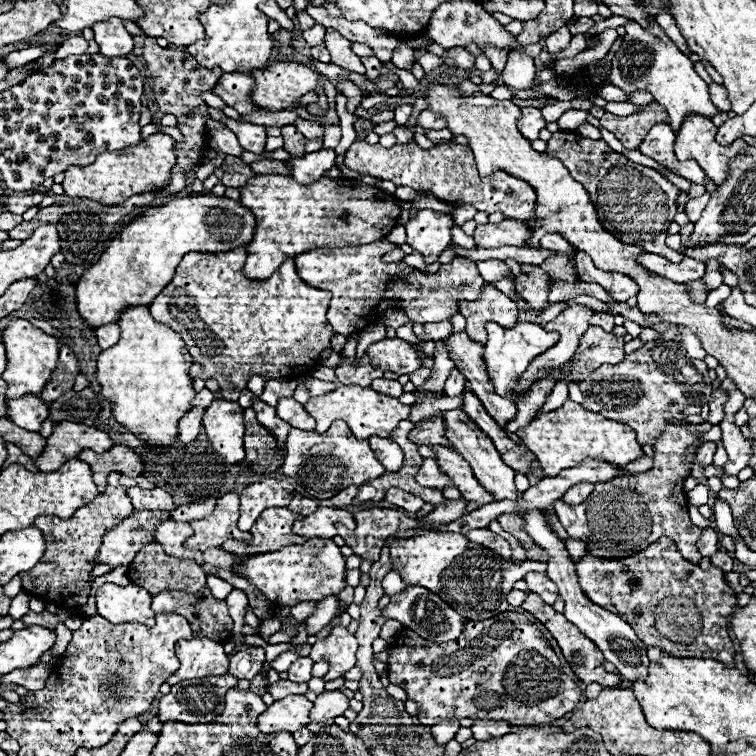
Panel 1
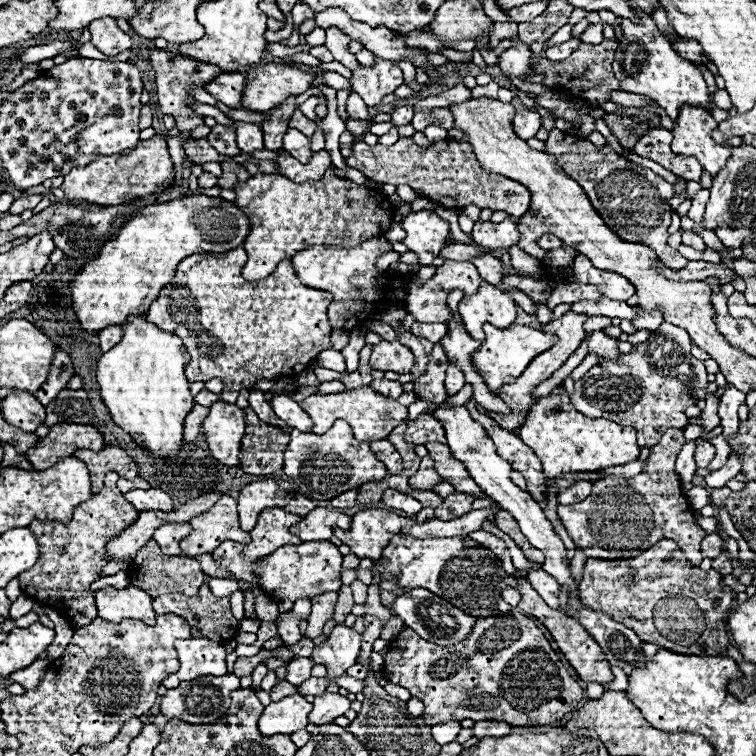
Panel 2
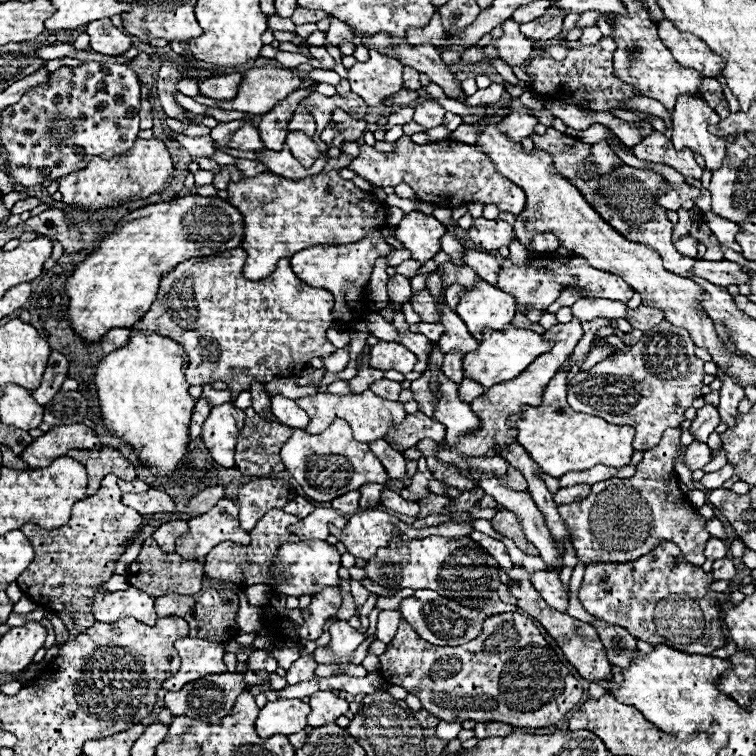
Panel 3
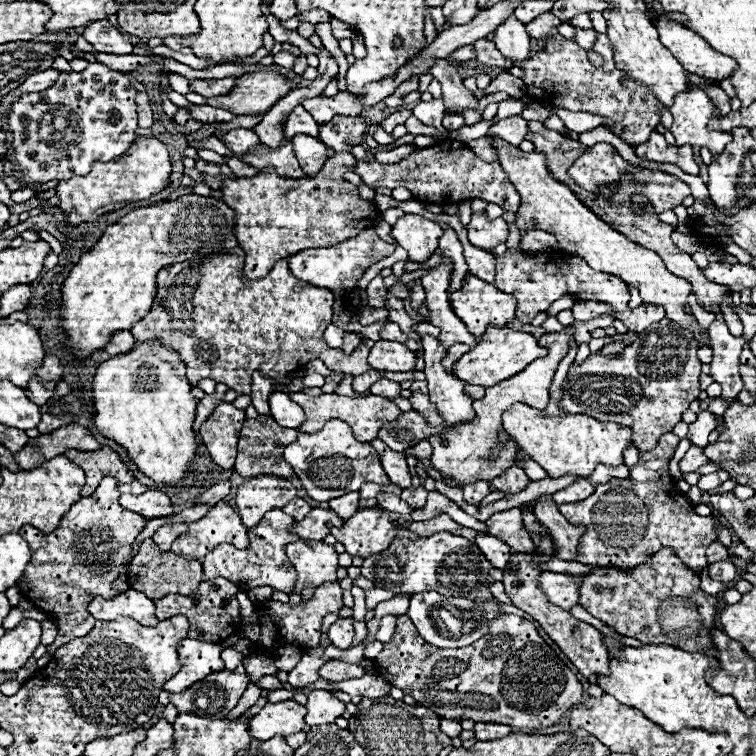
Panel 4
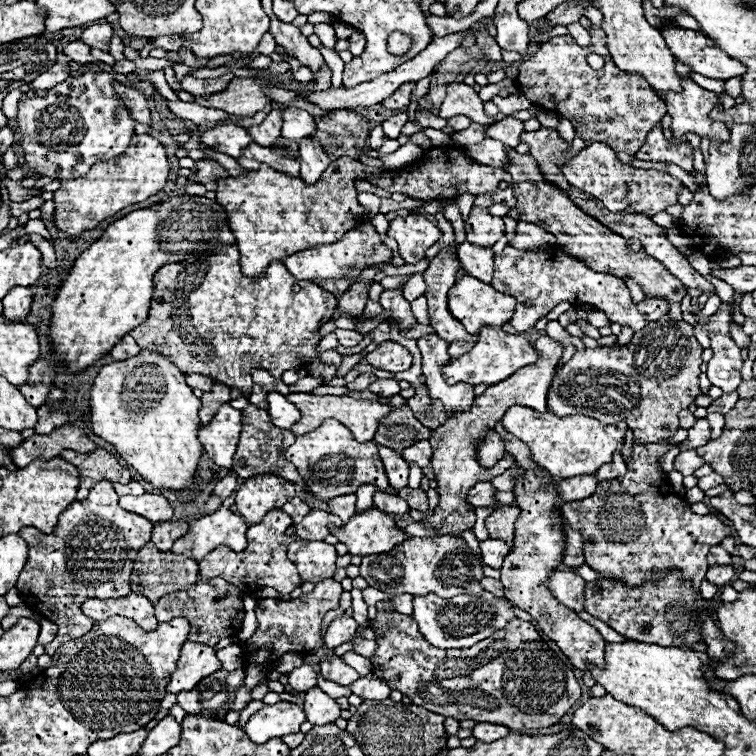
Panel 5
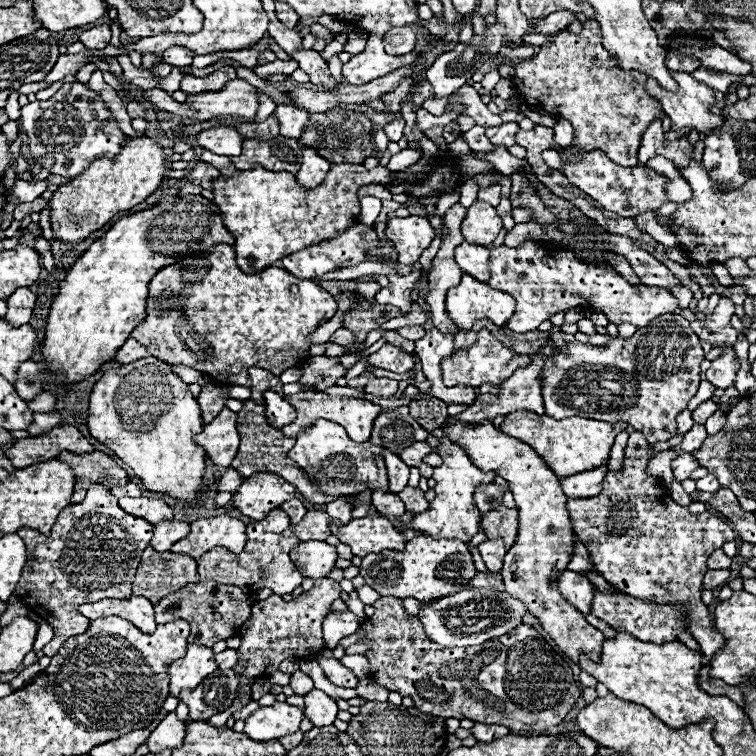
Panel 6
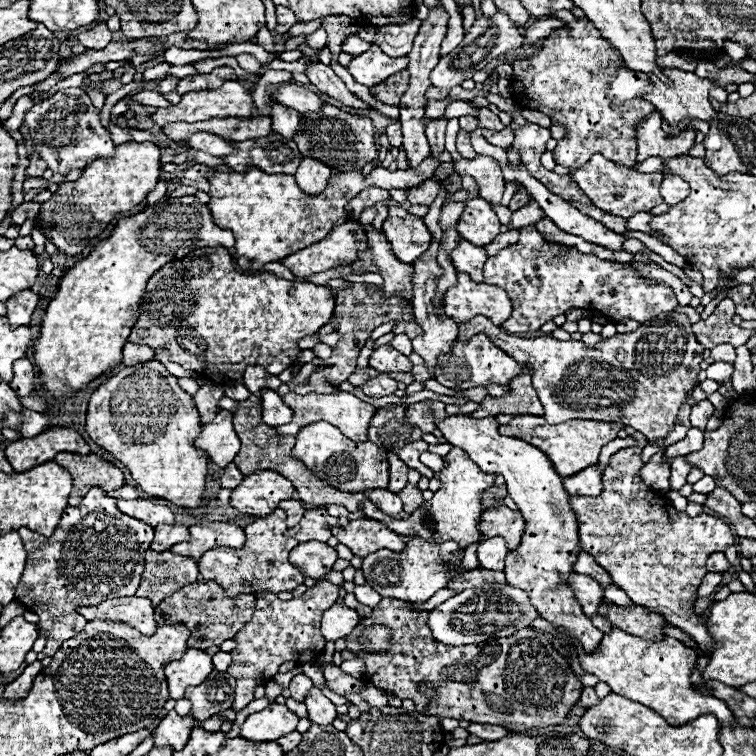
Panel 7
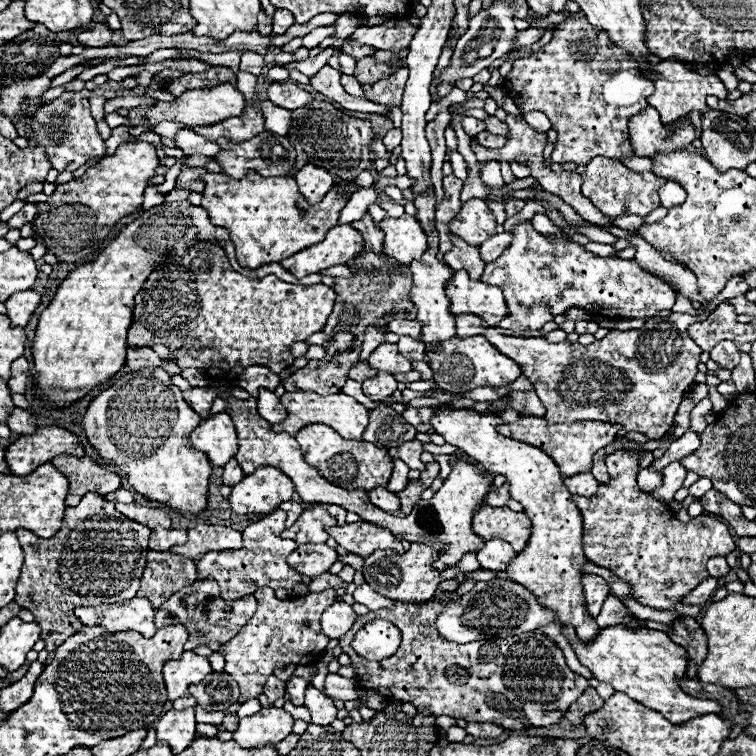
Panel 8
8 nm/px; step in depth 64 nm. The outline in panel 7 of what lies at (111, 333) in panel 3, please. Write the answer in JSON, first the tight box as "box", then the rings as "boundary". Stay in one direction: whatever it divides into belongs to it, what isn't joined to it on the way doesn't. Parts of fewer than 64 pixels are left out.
{"box":[122,342,154,366],"boundary":[[[126,342],[122,348],[122,364],[130,366],[130,364],[140,364],[144,360],[154,360],[154,352],[148,346],[140,346],[134,342]]]}

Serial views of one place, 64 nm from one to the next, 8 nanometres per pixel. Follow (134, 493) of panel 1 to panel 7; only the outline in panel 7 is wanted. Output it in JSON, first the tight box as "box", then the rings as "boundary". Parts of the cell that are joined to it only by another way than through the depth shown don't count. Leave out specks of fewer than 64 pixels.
{"box":[118,498,174,526],"boundary":[[[142,498],[118,500],[118,508],[122,512],[126,512],[128,516],[134,516],[136,520],[142,520],[142,522],[146,522],[150,526],[160,524],[160,522],[174,524],[172,510],[168,506],[162,506],[162,504],[152,504],[150,500],[142,500]]]}

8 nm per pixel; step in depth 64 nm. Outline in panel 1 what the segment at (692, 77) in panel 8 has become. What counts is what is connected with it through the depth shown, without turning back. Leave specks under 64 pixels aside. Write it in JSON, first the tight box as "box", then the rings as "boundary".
{"box":[674,116,748,184],"boundary":[[[692,116],[690,120],[686,120],[686,124],[682,124],[682,132],[676,132],[676,144],[674,144],[674,152],[676,152],[678,160],[696,160],[714,184],[722,184],[726,180],[726,176],[730,172],[730,160],[736,158],[740,154],[740,150],[744,150],[744,148],[748,148],[748,146],[742,140],[736,140],[734,144],[730,144],[730,148],[720,146],[714,140],[712,120],[706,120],[704,116]]]}

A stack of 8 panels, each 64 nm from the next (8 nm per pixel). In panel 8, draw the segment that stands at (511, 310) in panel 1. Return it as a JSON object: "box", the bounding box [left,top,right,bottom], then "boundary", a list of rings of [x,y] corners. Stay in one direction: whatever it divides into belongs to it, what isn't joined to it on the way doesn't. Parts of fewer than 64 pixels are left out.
{"box":[446,272,506,326],"boundary":[[[454,272],[452,282],[446,288],[446,296],[450,300],[450,312],[456,316],[476,314],[490,326],[498,326],[498,322],[506,316],[502,288],[470,280],[466,272]]]}

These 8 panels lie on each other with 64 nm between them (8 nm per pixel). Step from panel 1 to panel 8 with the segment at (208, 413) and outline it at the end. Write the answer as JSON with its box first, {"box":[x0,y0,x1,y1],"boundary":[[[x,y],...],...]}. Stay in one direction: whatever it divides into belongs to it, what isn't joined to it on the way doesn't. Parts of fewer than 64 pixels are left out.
{"box":[190,412,238,466],"boundary":[[[218,412],[204,420],[190,436],[190,442],[196,450],[206,452],[214,466],[224,466],[238,452],[236,430],[226,412]]]}

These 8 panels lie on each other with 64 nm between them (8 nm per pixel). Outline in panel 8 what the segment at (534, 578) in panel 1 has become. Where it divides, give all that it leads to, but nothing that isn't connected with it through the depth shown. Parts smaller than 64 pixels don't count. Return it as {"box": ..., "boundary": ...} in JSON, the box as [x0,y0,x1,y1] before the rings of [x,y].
{"box":[580,574,610,618],"boundary":[[[584,574],[584,576],[580,578],[580,584],[582,584],[582,590],[584,590],[584,600],[586,600],[588,614],[596,618],[596,616],[600,614],[602,602],[604,602],[606,596],[610,594],[608,584],[604,582],[604,578],[594,576],[594,574]]]}

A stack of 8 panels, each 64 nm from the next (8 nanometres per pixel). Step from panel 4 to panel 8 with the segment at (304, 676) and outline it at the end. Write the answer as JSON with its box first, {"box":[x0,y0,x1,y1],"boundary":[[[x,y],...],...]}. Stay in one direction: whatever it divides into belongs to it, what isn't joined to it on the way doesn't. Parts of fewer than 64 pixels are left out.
{"box":[286,676,310,706],"boundary":[[[300,676],[292,678],[290,682],[286,682],[286,692],[290,694],[290,700],[292,700],[296,706],[302,706],[304,692],[306,692],[308,686],[310,686],[310,682],[304,680],[304,678],[300,678]]]}

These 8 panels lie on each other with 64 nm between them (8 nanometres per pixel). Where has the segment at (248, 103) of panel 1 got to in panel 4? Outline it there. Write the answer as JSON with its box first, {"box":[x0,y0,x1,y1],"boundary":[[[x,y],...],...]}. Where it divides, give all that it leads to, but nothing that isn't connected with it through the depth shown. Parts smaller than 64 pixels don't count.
{"box":[190,76,236,98],"boundary":[[[230,76],[230,78],[222,78],[222,80],[190,80],[192,84],[192,90],[196,94],[202,94],[204,98],[206,96],[226,96],[234,84],[236,84],[236,76]]]}

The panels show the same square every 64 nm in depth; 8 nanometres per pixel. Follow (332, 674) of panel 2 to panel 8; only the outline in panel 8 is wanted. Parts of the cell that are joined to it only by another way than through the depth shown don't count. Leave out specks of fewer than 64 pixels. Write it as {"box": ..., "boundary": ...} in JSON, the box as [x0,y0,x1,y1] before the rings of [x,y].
{"box":[322,602,356,638],"boundary":[[[334,602],[324,614],[322,614],[322,632],[328,638],[340,638],[344,636],[356,620],[356,612],[346,602]]]}

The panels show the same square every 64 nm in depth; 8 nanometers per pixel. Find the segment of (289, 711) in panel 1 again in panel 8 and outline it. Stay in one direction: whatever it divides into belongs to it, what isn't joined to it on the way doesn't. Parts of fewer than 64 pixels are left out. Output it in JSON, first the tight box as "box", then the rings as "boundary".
{"box":[234,708,294,748],"boundary":[[[262,708],[254,716],[242,718],[238,730],[234,732],[234,740],[238,744],[246,744],[248,748],[258,748],[262,744],[276,744],[284,740],[294,726],[294,718],[284,708]]]}

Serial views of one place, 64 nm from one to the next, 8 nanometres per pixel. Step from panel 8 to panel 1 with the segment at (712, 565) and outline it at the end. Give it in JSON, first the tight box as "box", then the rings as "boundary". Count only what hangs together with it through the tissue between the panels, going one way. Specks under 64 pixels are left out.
{"box":[698,528,718,556],"boundary":[[[702,528],[700,540],[698,540],[698,550],[702,556],[712,556],[714,552],[718,552],[718,532],[714,528]]]}

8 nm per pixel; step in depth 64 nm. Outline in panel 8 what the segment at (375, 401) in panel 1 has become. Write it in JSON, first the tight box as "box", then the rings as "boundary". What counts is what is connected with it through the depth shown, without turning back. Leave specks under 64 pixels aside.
{"box":[274,392,370,440],"boundary":[[[286,392],[284,396],[280,396],[284,408],[288,410],[288,416],[282,424],[274,424],[274,432],[288,432],[288,434],[296,434],[300,428],[308,426],[308,424],[326,424],[326,426],[332,426],[342,438],[348,438],[348,440],[362,440],[362,434],[366,430],[366,424],[368,424],[368,416],[370,416],[370,410],[356,402],[352,396],[348,394],[328,394],[328,396],[318,396],[316,392]]]}

